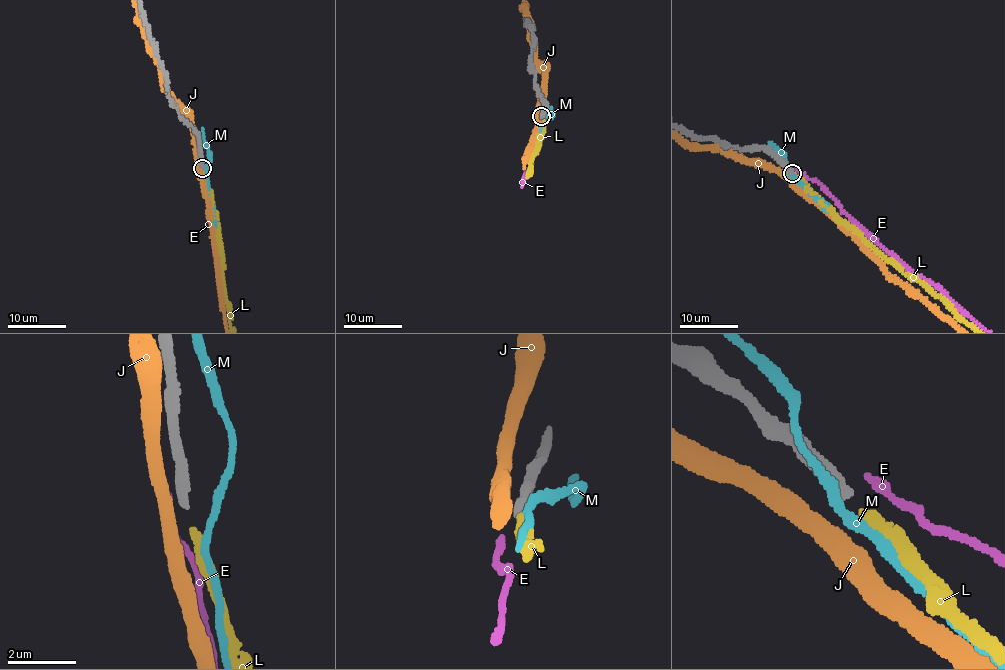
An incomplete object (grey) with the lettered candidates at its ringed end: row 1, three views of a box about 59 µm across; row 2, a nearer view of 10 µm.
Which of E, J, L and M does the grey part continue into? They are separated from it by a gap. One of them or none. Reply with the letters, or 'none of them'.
L

